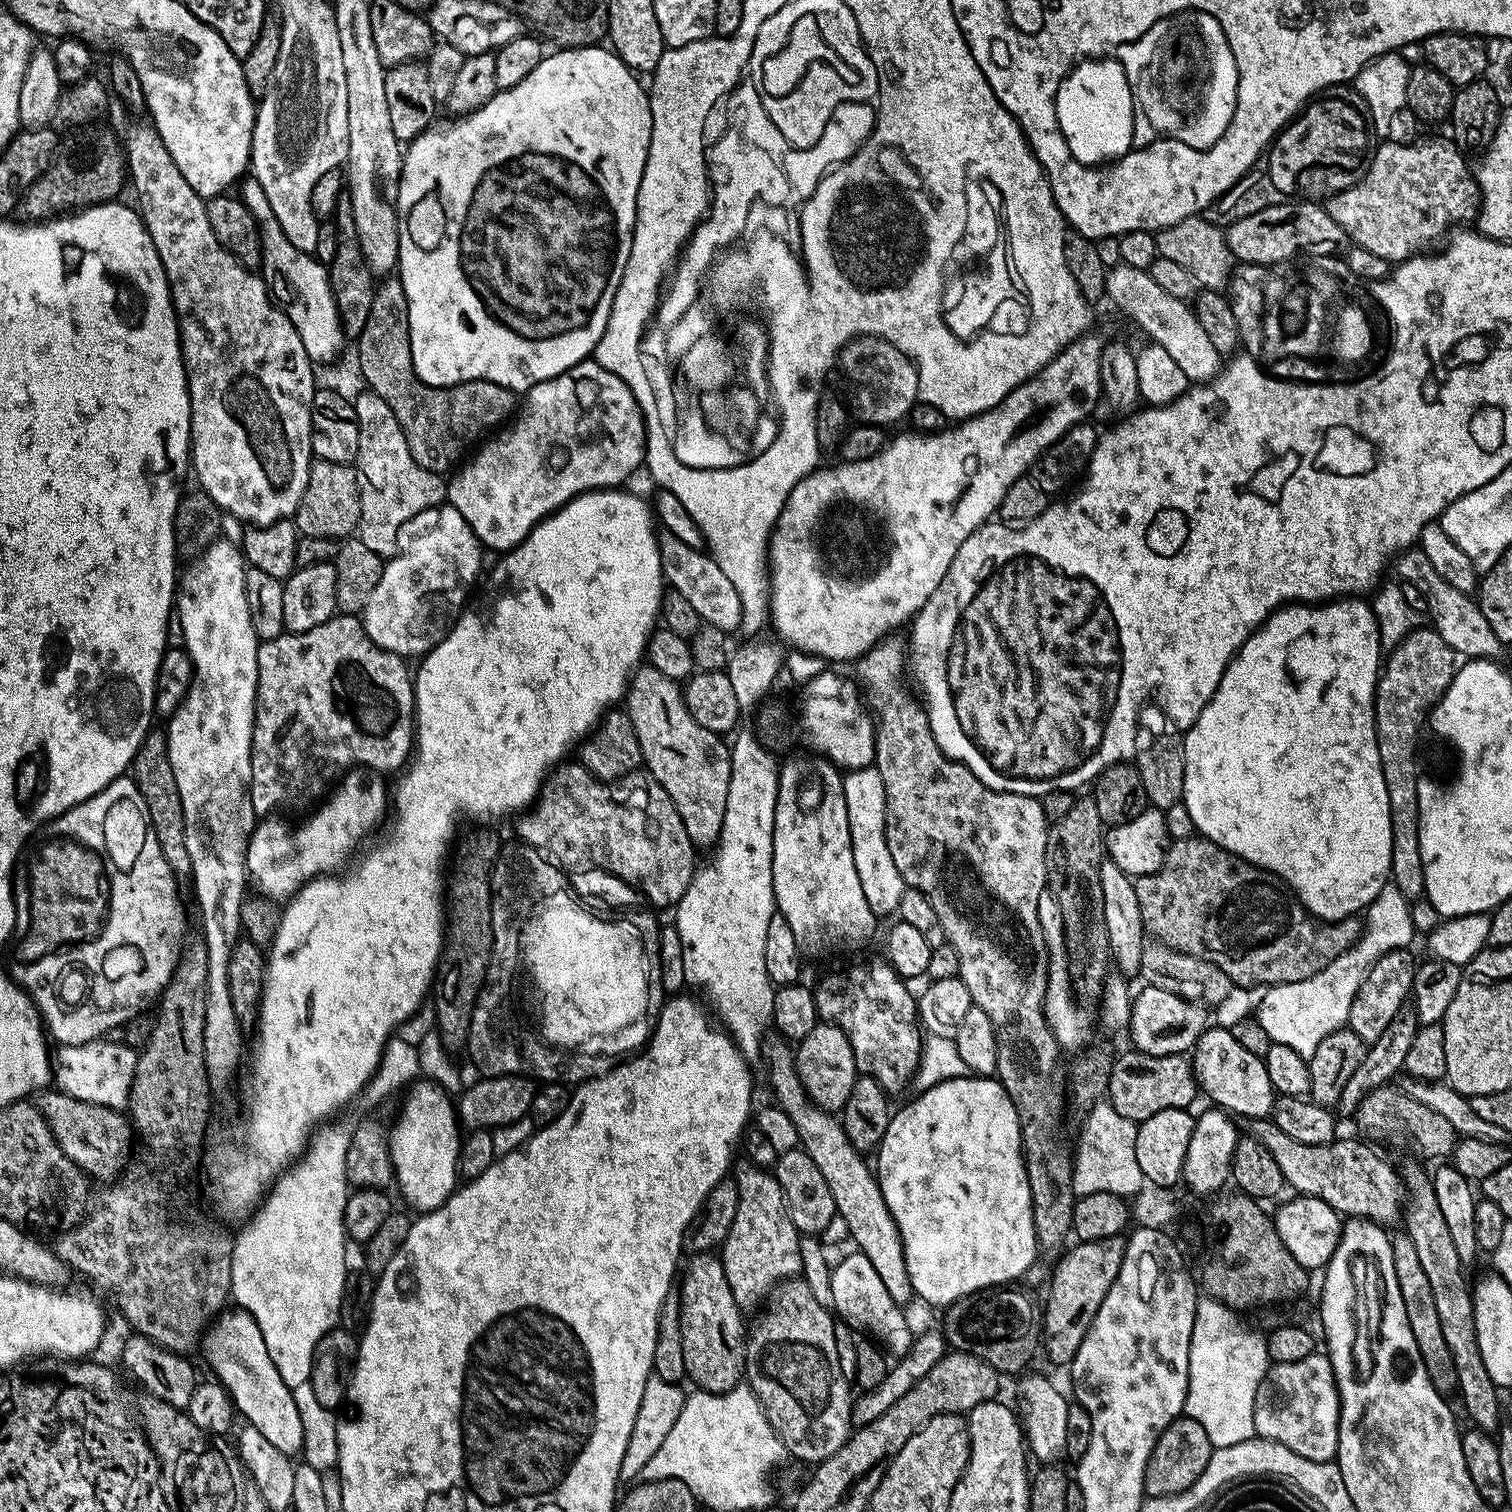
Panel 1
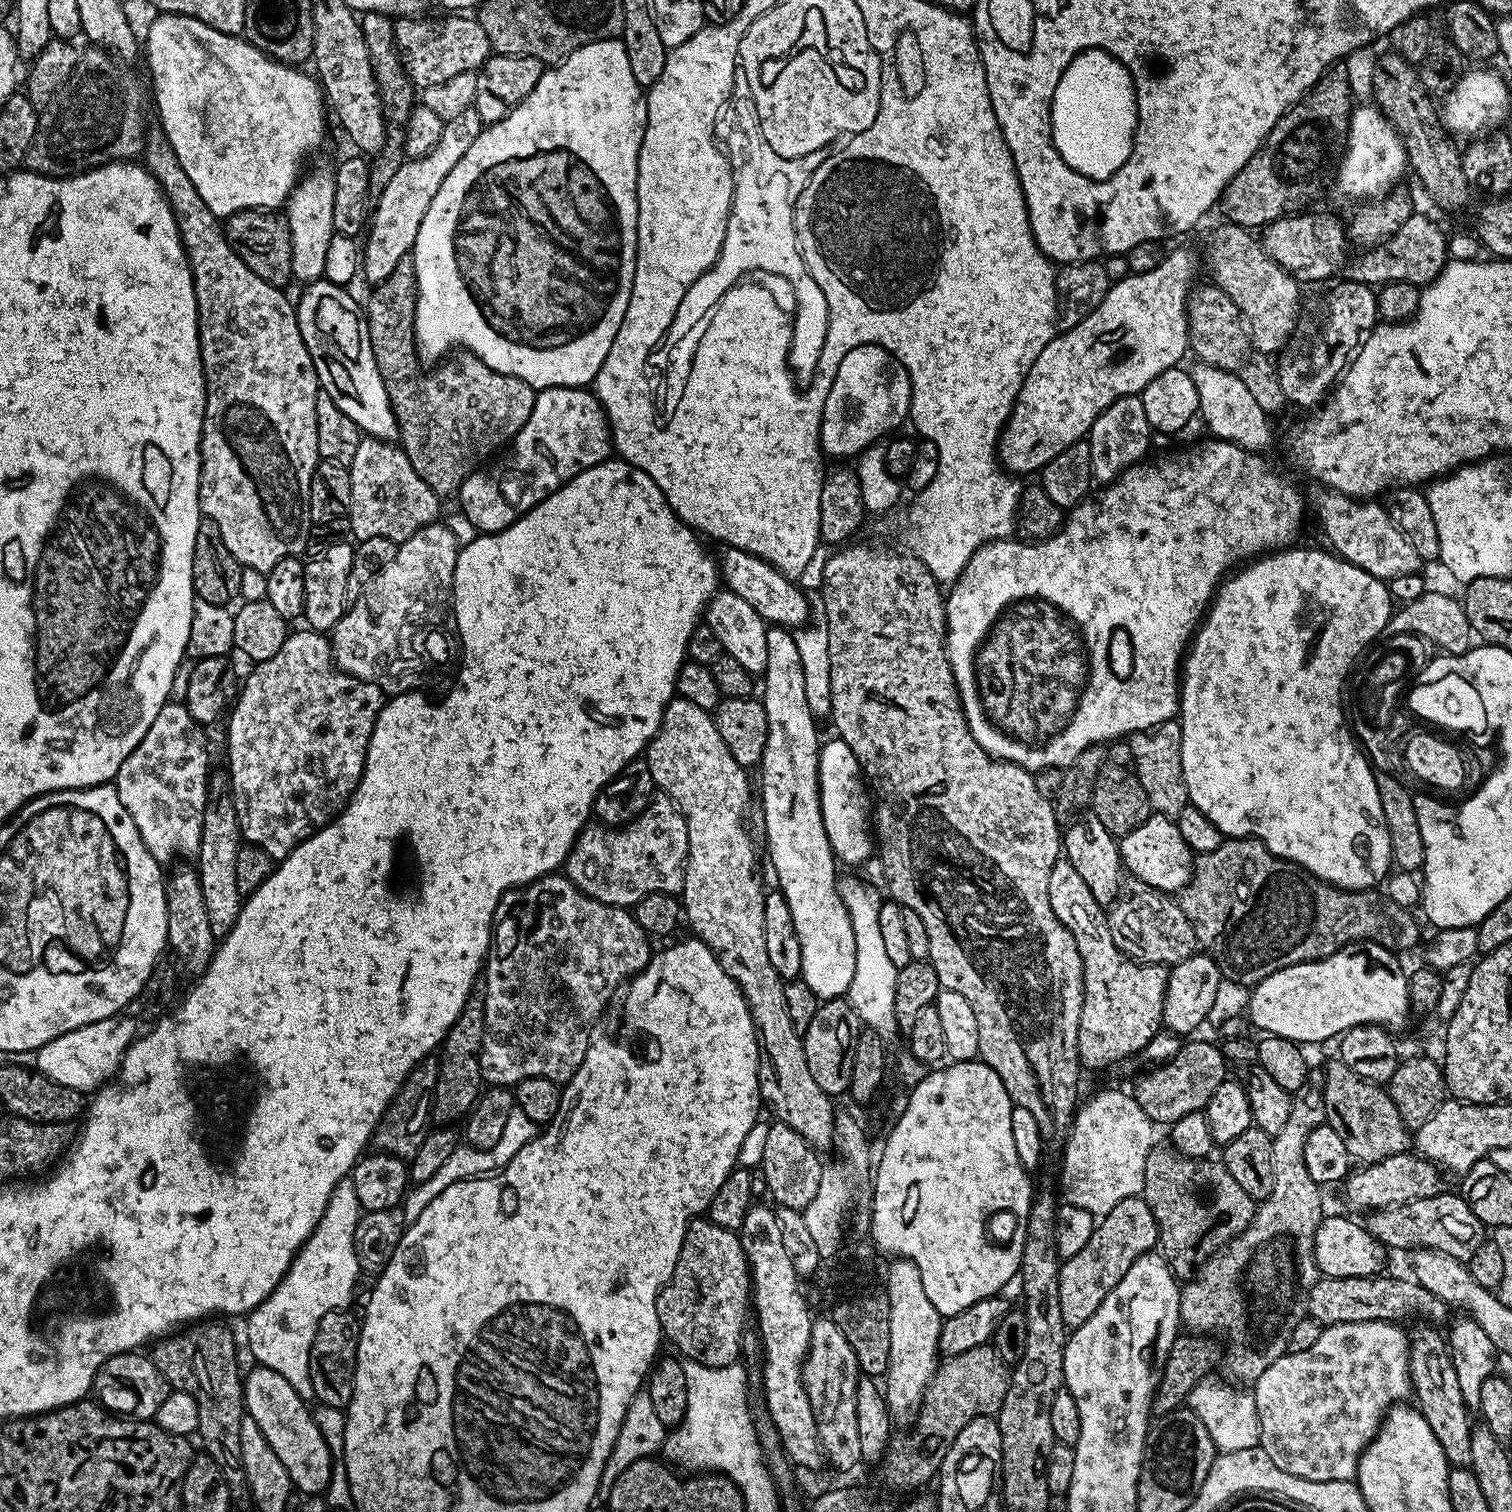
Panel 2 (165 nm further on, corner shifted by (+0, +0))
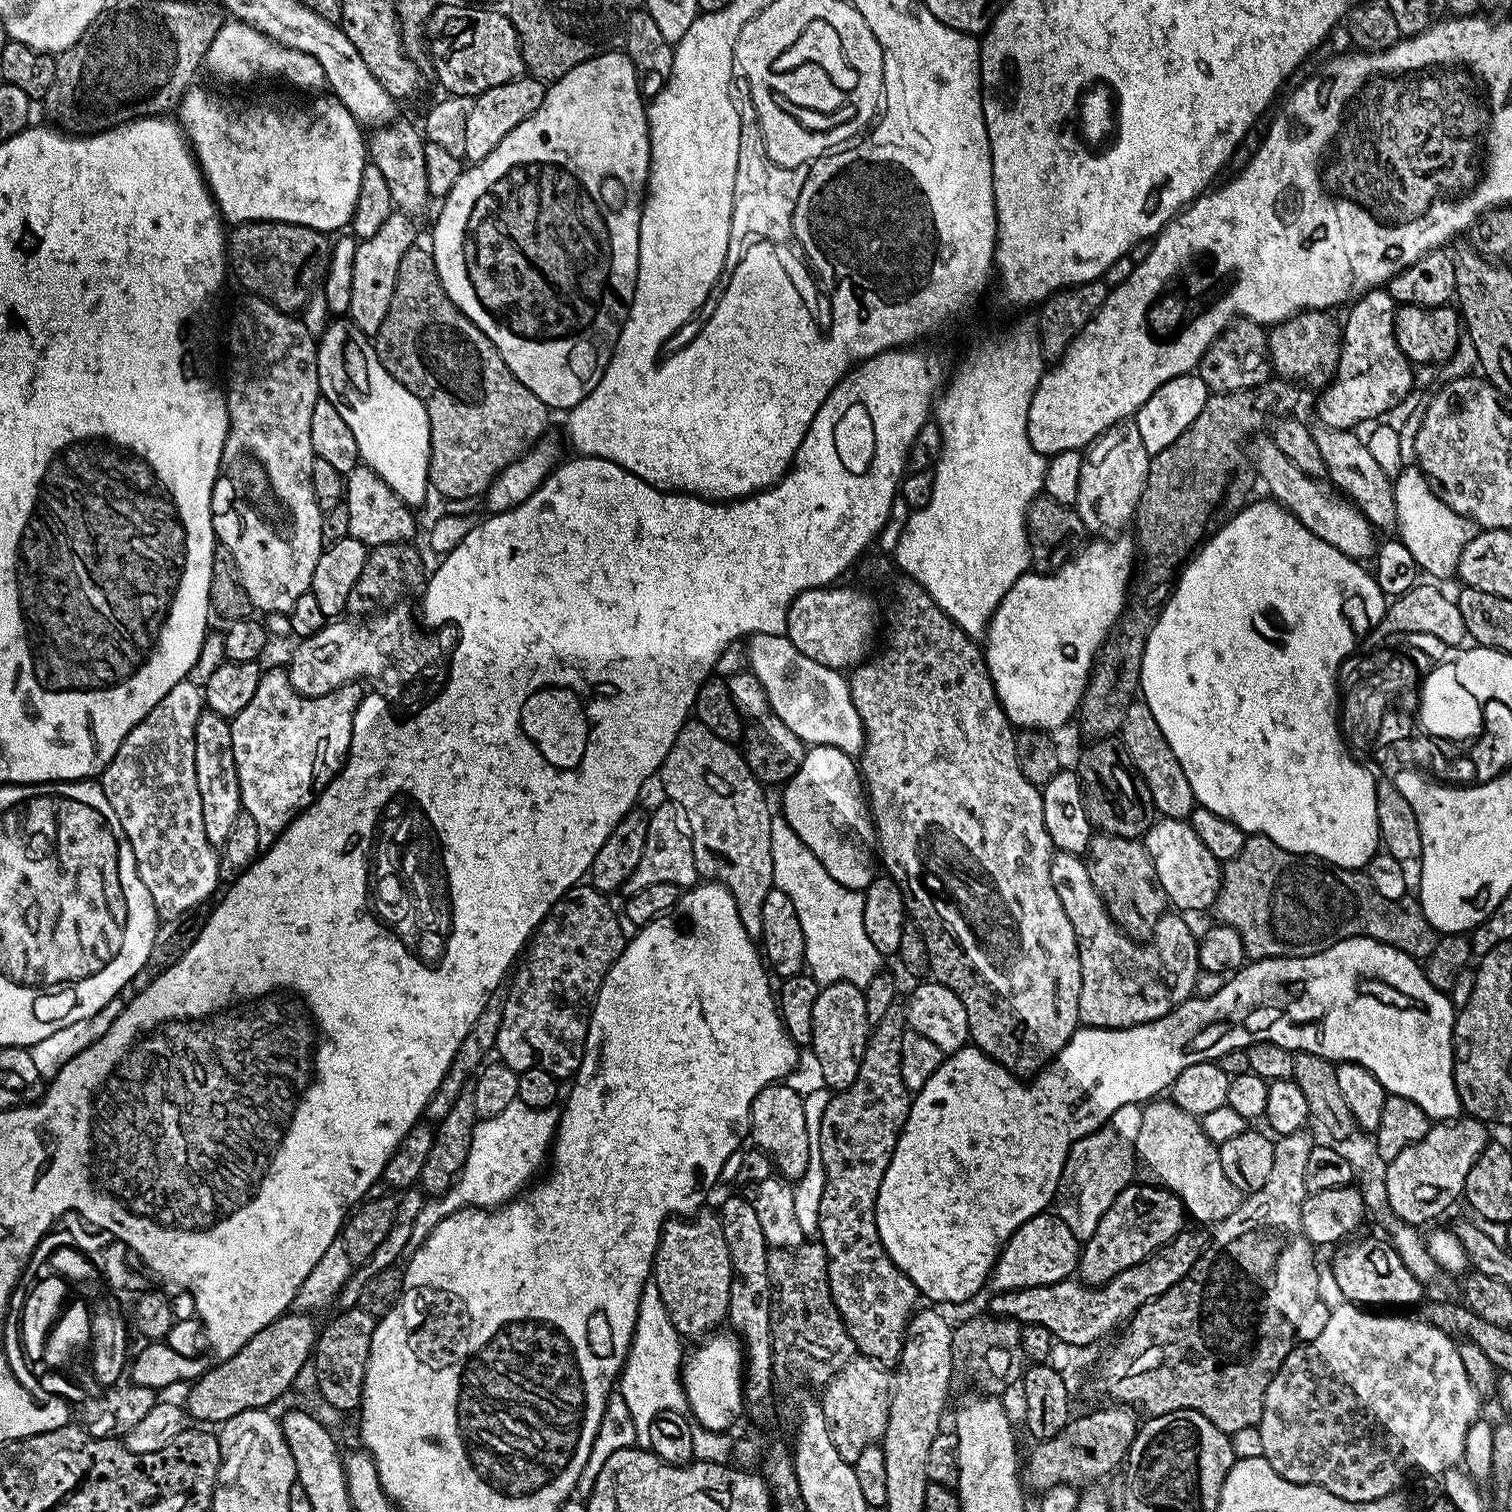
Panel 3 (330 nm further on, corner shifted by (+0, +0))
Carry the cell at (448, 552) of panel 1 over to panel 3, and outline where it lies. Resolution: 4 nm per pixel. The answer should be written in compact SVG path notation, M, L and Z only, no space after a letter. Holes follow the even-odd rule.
M401 602L363 622L336 618L325 623L318 634L303 637L293 650L292 661L286 664L290 686L300 696L321 696L344 684L363 681L363 676L373 676L380 680L378 688L384 699L396 702L400 692L410 691L419 676L432 680L440 672L440 652L430 637L416 629L416 620L418 624L417 613L412 613L408 602Z

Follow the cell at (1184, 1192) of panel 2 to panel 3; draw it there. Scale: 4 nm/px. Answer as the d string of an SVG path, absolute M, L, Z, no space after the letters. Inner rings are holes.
M1153 1098L1143 1105L1142 1126L1136 1139L1136 1163L1141 1181L1173 1192L1182 1202L1185 1213L1197 1220L1197 1225L1221 1224L1238 1210L1242 1193L1222 1170L1222 1158L1217 1144L1210 1142L1197 1117L1186 1114L1170 1098Z

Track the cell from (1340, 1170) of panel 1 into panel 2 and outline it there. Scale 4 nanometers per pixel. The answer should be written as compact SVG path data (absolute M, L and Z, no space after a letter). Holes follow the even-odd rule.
M1445 1190L1437 1196L1373 1211L1369 1215L1372 1217L1366 1220L1368 1233L1389 1249L1433 1248L1442 1254L1450 1254L1450 1258L1467 1262L1474 1258L1474 1250L1486 1242L1486 1226L1476 1217L1474 1210L1470 1210L1463 1196L1452 1192Z

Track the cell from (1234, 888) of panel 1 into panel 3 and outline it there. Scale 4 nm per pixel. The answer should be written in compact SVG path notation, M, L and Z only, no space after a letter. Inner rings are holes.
M1255 834L1249 835L1245 839L1242 850L1238 855L1223 861L1220 873L1220 893L1216 896L1216 903L1214 905L1215 912L1215 919L1219 923L1238 930L1238 938L1242 938L1244 955L1249 961L1269 960L1270 958L1278 958L1279 956L1312 956L1315 952L1325 952L1327 948L1334 946L1340 940L1349 940L1355 936L1368 936L1371 940L1377 940L1386 946L1394 946L1398 950L1405 952L1408 956L1423 958L1430 954L1430 950L1434 950L1438 939L1436 927L1429 922L1426 914L1421 910L1419 903L1415 899L1391 900L1390 898L1382 898L1382 894L1378 894L1378 890L1374 890L1370 878L1363 871L1351 868L1334 868L1331 864L1326 864L1322 860L1297 856L1296 853L1288 852L1282 846L1278 846L1270 838Z

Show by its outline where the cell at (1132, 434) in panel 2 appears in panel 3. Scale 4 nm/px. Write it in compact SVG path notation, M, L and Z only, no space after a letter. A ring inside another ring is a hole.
M1131 419L1110 426L1088 445L1083 453L1082 474L1078 478L1076 513L1082 518L1085 533L1112 538L1133 523L1136 507L1148 477L1150 455L1143 446L1138 426Z

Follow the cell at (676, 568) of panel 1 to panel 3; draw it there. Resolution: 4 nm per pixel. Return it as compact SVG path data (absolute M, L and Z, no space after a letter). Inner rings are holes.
M753 632L747 637L748 668L762 682L771 715L777 716L806 746L830 746L853 758L864 750L864 719L854 706L843 671L806 658L784 634Z

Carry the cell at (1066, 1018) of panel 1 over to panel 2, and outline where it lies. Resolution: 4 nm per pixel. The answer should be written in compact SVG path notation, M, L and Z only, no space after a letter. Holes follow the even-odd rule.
M1066 858L1056 860L1049 879L1050 906L1055 917L1071 932L1078 946L1078 954L1084 967L1084 1001L1078 1022L1078 1054L1085 1069L1108 1068L1127 1056L1143 1053L1144 1048L1162 1028L1162 1002L1166 994L1168 968L1163 964L1141 964L1129 960L1114 946L1110 938L1107 911L1087 889L1086 882L1078 875L1072 863Z

